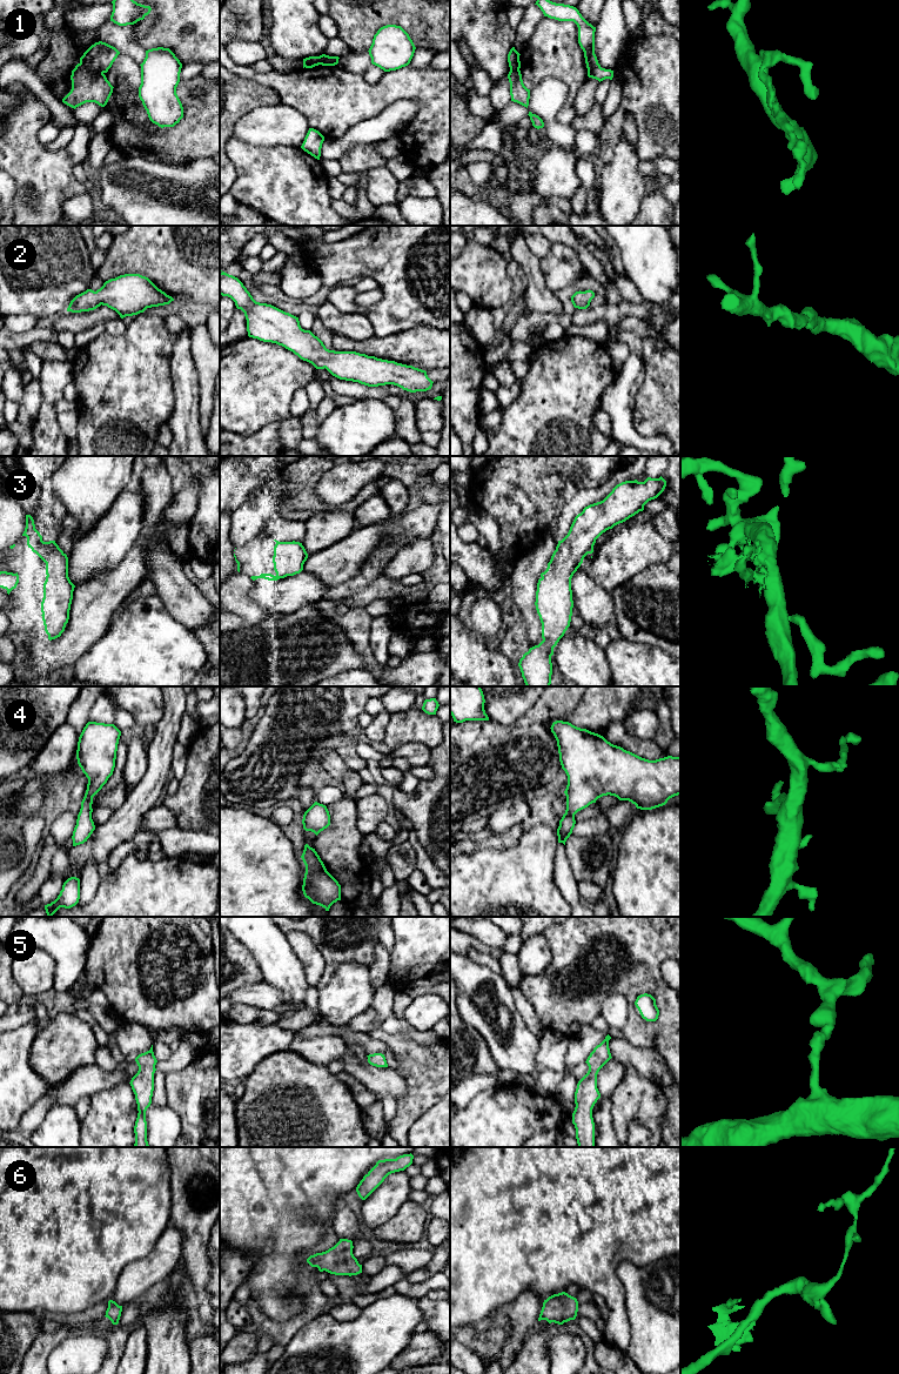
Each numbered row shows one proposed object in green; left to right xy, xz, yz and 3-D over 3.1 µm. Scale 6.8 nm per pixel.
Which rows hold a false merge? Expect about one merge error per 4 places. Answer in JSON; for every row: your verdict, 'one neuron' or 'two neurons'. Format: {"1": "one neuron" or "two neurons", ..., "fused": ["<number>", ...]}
{"1": "two neurons", "2": "one neuron", "3": "one neuron", "4": "one neuron", "5": "one neuron", "6": "one neuron", "fused": ["1"]}

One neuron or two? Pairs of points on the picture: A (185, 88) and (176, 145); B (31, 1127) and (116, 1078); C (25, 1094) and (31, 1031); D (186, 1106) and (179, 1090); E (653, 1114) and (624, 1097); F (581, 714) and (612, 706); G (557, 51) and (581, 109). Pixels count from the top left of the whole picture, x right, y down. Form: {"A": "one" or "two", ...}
{"A": "one", "B": "one", "C": "one", "D": "one", "E": "one", "F": "one", "G": "two"}

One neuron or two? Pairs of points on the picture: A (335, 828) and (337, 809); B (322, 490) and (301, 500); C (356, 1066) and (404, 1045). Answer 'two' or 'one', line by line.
A: one
B: two
C: two

